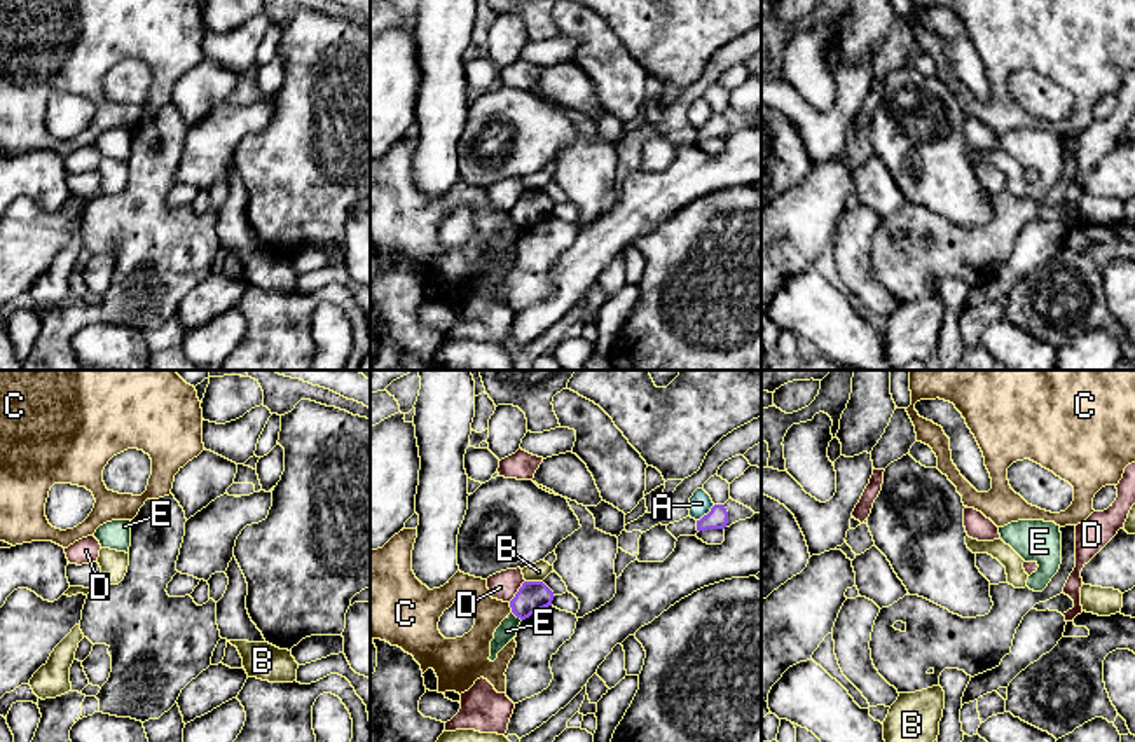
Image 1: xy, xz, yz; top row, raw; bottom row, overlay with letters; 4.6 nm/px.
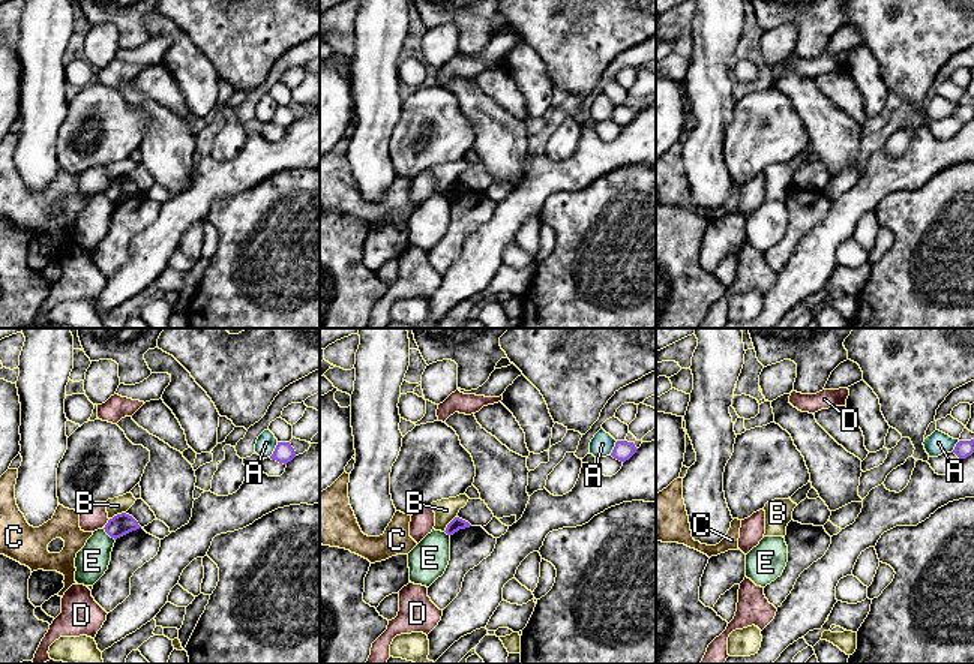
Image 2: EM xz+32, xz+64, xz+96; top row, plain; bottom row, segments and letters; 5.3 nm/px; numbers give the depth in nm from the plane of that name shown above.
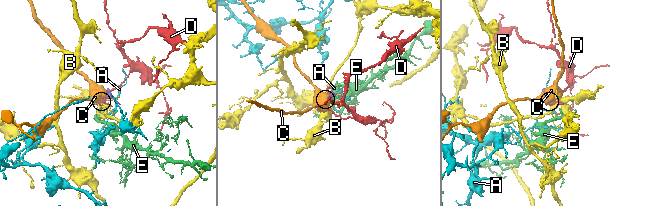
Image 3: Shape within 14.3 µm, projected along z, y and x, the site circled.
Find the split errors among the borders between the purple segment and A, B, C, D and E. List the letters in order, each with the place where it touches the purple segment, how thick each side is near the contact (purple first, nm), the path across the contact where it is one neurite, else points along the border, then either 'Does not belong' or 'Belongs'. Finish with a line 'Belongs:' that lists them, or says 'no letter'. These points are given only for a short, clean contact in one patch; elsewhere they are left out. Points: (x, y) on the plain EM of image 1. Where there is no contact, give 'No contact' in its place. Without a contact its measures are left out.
A: Touches purple at xz (708, 123). Thickness 100 nm (purple) against 110 nm. Boundary: xz (715, 114), (697, 130). Does not belong
B: Touches purple at xz (535, 191). Thickness 140 nm (purple) against 90 nm. Does not belong
C: Touches purple at xz (510, 215). Thickness 140 nm (purple) against 140 nm. Does not belong
D: Touches purple at xz (519, 199). Thickness 140 nm (purple) against 130 nm. Does not belong
E: Touches purple at xz (517, 226). Thickness 140 nm (purple) against 90 nm. Boundary: xz (512, 220), (521, 229). Does not belong
Belongs: no letter

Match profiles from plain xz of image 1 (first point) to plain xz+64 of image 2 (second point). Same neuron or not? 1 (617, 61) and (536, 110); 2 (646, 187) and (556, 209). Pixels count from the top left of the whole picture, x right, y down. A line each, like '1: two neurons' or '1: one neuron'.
1: one neuron
2: two neurons

